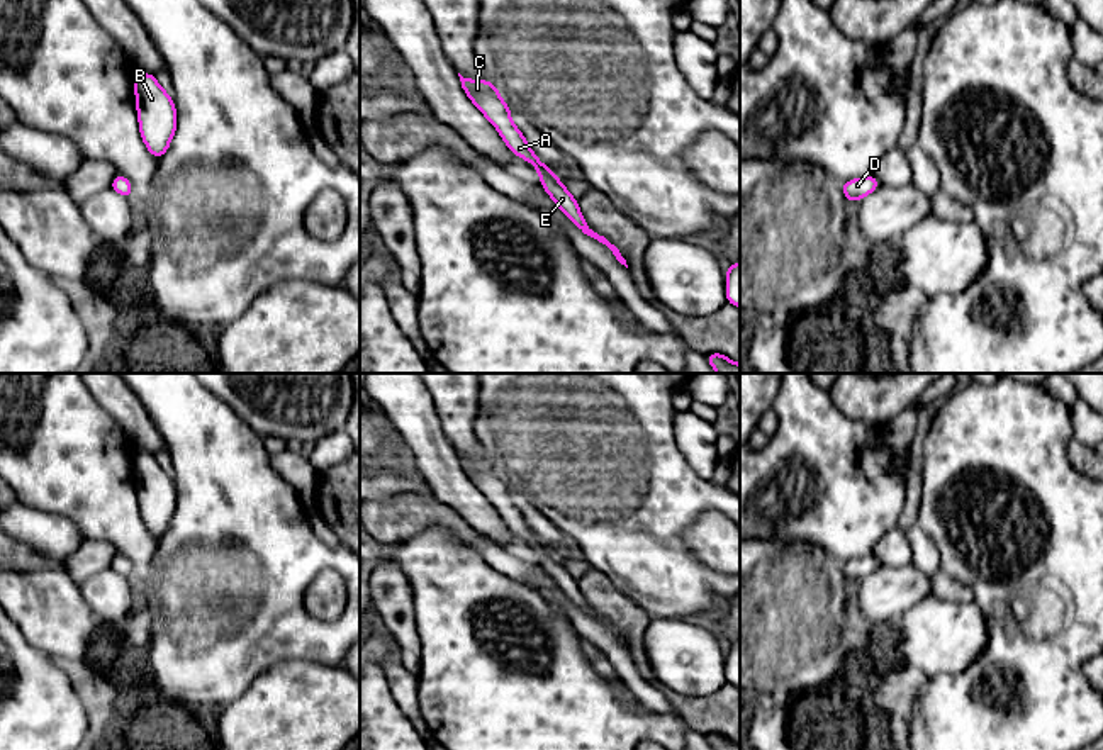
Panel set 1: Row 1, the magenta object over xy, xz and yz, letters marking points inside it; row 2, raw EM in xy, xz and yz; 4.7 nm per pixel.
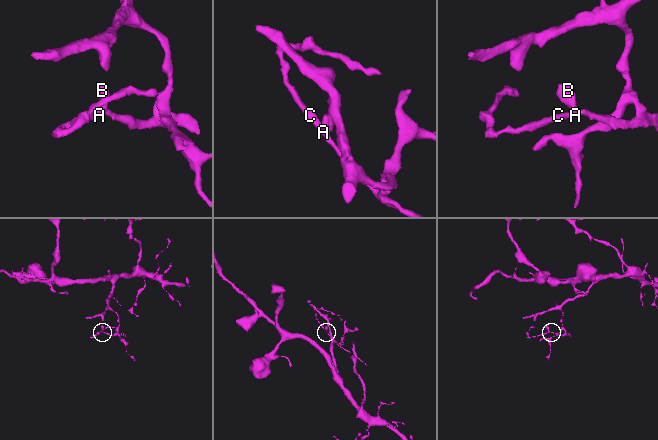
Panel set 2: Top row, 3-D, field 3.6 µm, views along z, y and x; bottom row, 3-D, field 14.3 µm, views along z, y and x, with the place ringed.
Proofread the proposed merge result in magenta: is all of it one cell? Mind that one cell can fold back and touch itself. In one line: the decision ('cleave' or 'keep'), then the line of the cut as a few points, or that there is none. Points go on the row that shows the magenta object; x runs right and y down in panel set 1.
keep | no cut

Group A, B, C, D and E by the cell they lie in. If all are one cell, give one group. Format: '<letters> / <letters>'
A B C D E

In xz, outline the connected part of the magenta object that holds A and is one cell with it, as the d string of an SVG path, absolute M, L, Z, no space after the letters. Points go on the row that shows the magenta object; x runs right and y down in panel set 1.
M460 73L458 76L462 81L462 88L468 95L468 98L499 131L499 134L502 136L511 153L529 161L536 168L541 178L541 187L555 200L558 209L584 234L606 244L613 251L616 260L628 268L626 260L621 256L619 249L614 244L611 244L604 236L599 236L587 226L585 219L580 214L579 202L568 193L568 190L555 176L555 173L546 165L543 165L540 158L533 153L533 149L528 146L521 131L512 124L509 105L501 98L499 90L487 80L468 80L468 78L463 78Z

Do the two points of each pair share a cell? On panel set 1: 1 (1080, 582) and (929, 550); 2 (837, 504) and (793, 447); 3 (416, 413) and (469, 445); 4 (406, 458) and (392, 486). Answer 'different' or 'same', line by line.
1: different
2: same
3: different
4: different

